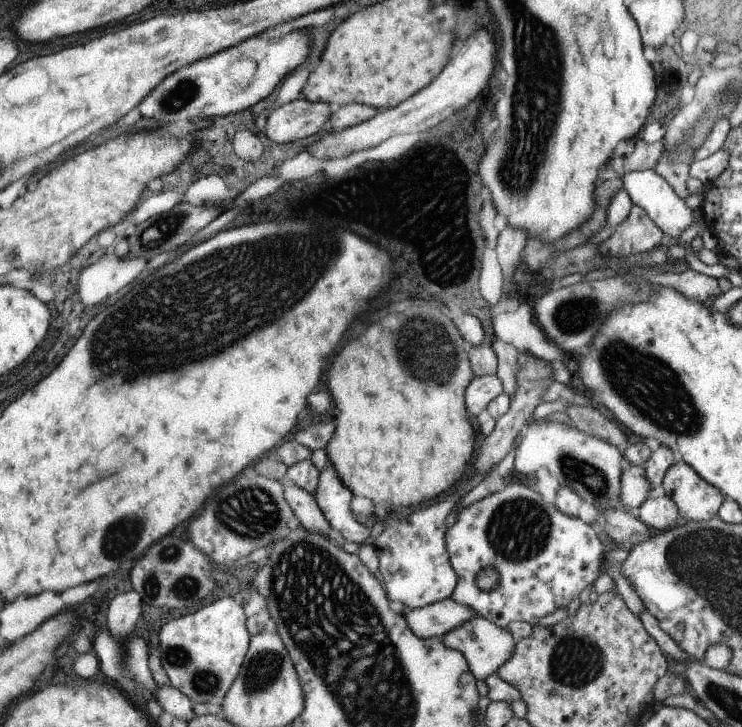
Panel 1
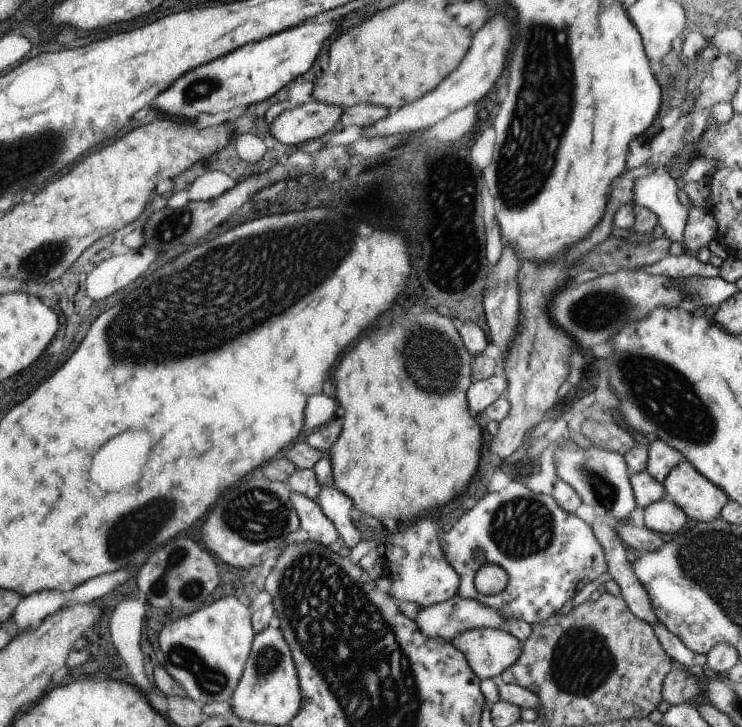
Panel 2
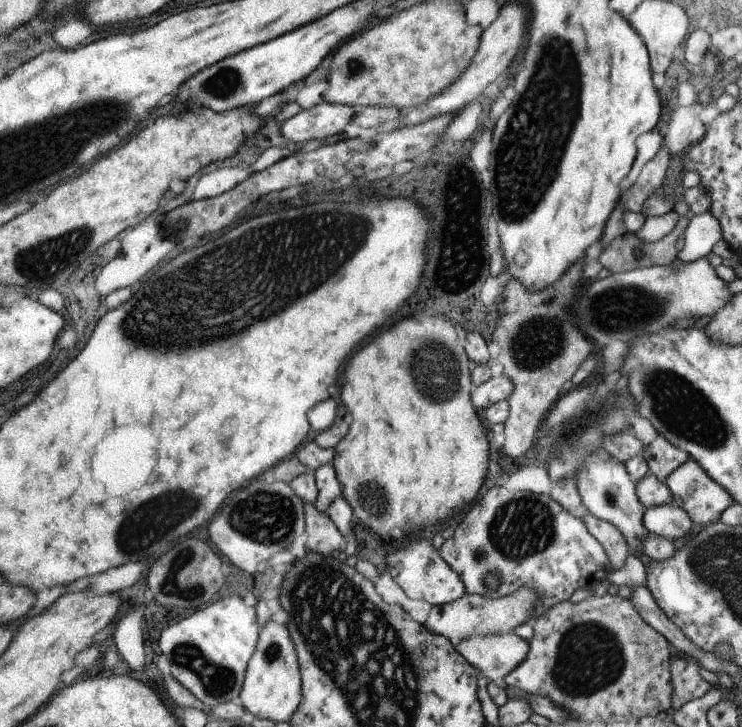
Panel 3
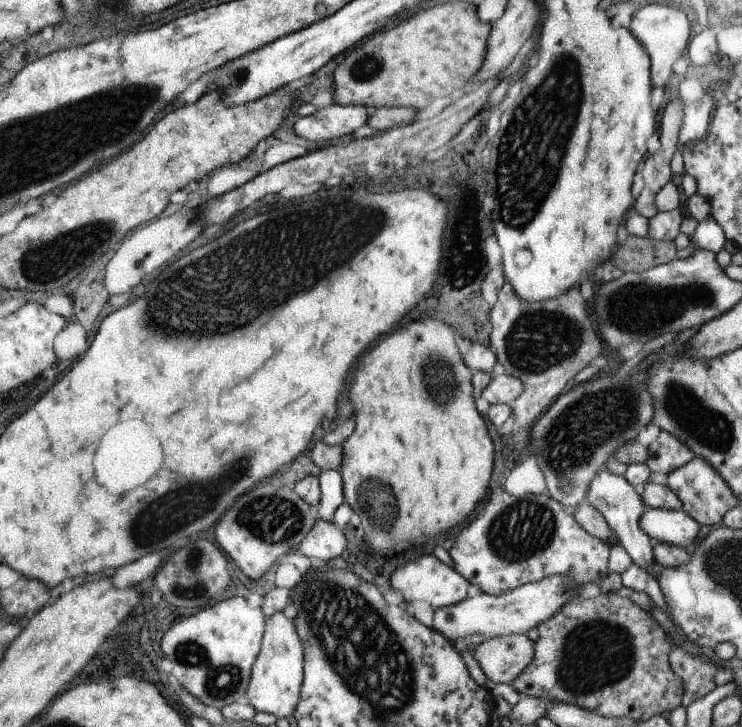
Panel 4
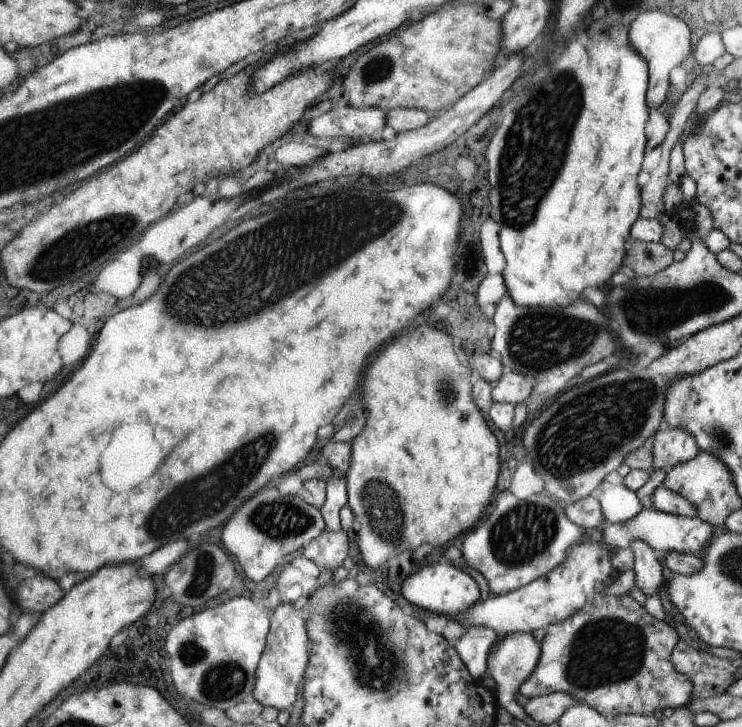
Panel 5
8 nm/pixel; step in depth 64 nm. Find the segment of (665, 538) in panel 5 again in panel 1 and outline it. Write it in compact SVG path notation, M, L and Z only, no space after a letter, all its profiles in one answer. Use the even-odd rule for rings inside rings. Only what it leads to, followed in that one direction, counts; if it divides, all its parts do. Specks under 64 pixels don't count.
M661 494L657 498L647 498L639 506L637 520L641 520L645 526L651 526L655 530L667 530L681 522L679 514L677 514L677 506L665 494Z

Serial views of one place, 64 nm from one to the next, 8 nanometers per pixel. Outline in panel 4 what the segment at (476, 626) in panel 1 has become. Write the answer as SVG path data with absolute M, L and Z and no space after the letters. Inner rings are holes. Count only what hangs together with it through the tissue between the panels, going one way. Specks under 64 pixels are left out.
M525 634L483 640L471 650L475 662L491 682L511 684L531 662L533 642Z

